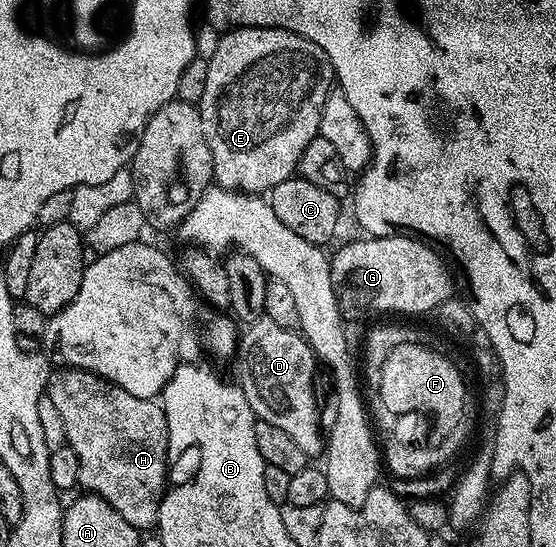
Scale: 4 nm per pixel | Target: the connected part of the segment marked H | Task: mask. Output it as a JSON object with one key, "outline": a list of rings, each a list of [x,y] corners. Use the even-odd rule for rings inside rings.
{"outline":[[[56,368],[49,373],[46,396],[62,416],[66,445],[78,452],[78,480],[87,493],[104,498],[134,524],[137,530],[155,527],[160,516],[160,502],[164,498],[166,479],[170,469],[168,457],[168,429],[164,407],[151,398],[130,396],[117,382],[107,382],[91,370]]]}

